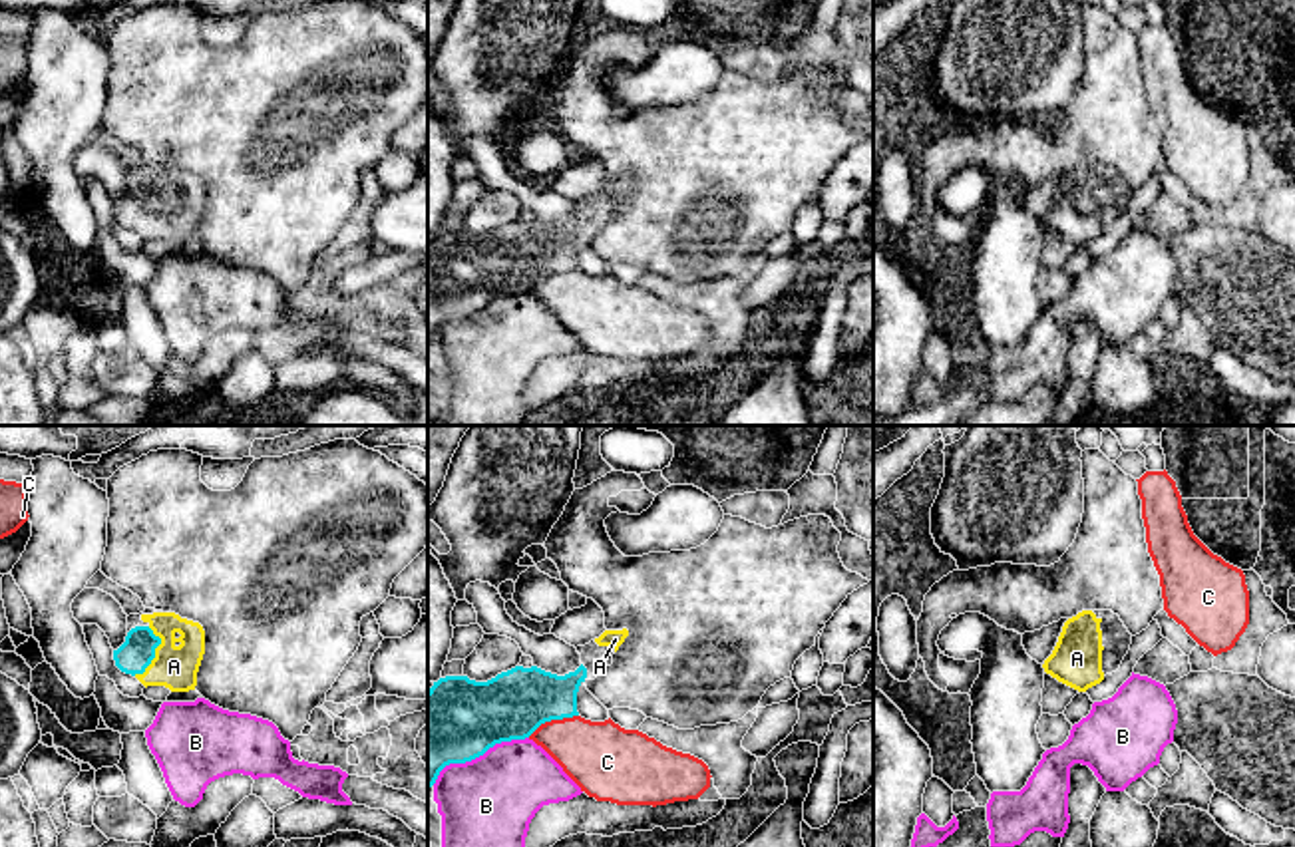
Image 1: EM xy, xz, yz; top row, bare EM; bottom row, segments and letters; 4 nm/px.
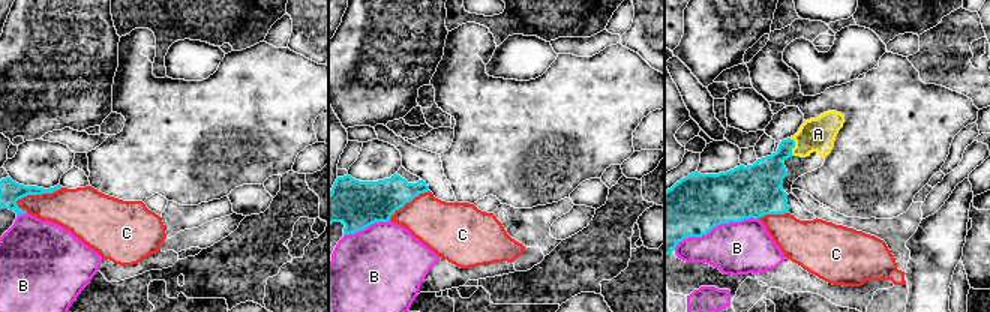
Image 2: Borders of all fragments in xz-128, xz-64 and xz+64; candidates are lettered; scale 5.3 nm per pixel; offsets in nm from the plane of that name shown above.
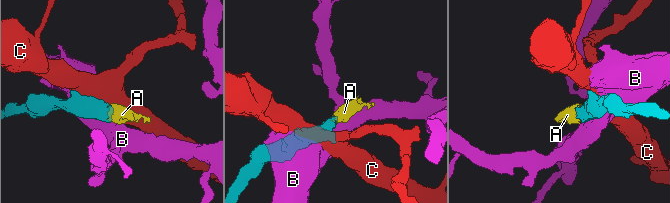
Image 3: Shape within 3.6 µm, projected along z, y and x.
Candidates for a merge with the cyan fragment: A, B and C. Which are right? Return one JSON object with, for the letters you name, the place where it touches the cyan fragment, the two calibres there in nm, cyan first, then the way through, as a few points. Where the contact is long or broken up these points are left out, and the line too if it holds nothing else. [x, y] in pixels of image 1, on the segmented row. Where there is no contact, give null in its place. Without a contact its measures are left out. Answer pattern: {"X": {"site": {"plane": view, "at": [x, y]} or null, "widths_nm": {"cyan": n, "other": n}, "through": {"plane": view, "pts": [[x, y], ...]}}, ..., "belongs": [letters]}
{"A": {"site": {"plane": "xy", "at": [154, 655]}, "widths_nm": {"cyan": 140, "other": 180}, "through": {"plane": "xy", "pts": [[138, 651], [154, 655], [164, 665], [174, 667]]}}, "belongs": ["A"]}

